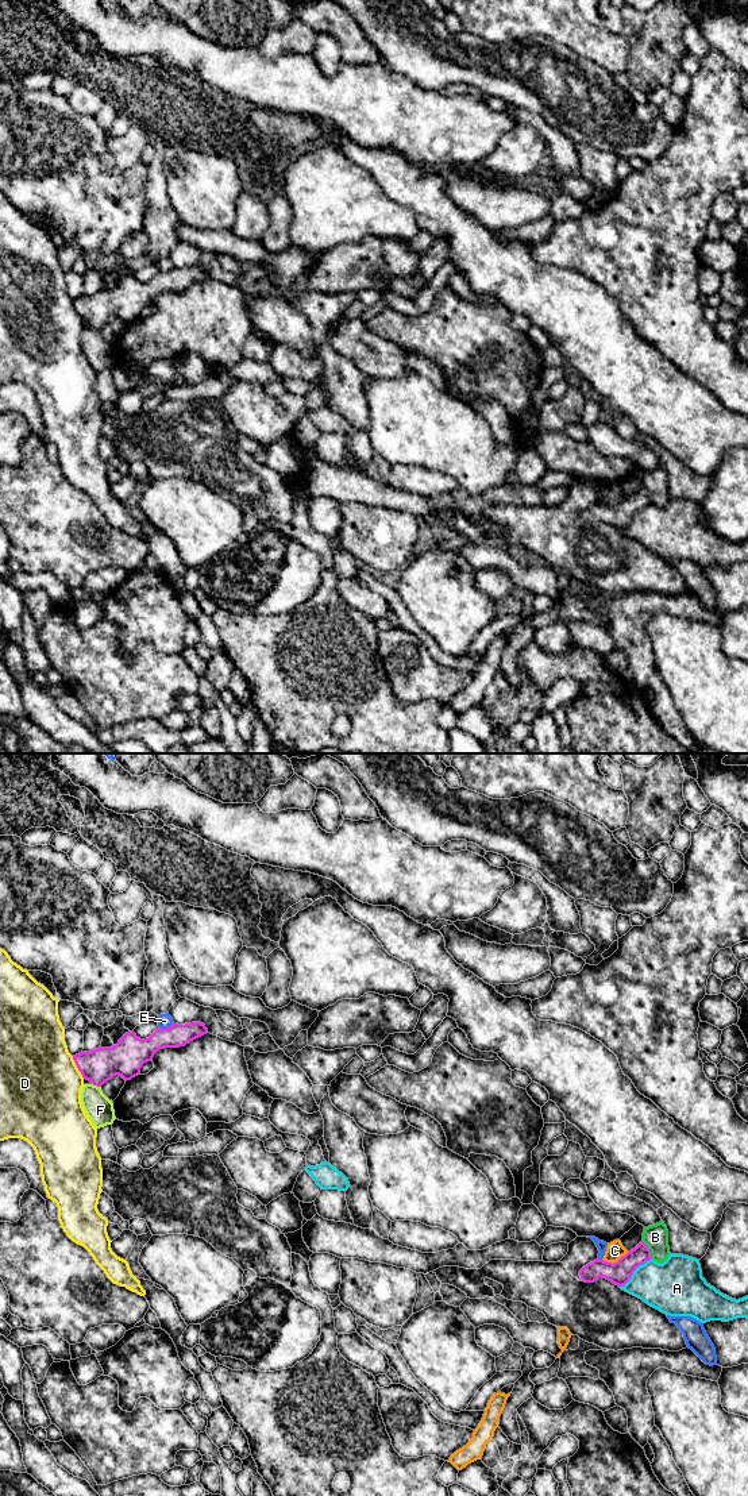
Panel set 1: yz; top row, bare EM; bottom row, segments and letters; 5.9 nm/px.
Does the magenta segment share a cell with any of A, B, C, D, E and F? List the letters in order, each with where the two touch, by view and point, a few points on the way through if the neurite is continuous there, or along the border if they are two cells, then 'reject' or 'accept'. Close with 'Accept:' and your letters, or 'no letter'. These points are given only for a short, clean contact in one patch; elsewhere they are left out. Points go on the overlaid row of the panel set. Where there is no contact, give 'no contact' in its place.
A: yz (633, 1271) | along yz (651, 1257), (620, 1287) | reject
B: yz (648, 1249) | along yz (642, 1241), (652, 1257) | reject
C: yz (615, 1263) | along yz (628, 1252), (613, 1263), (602, 1260) | reject
D: yz (77, 1067) | reject
E: yz (168, 1028) | reject
F: yz (96, 1084) | along yz (92, 1083), (100, 1087) | reject
Accept: no letter

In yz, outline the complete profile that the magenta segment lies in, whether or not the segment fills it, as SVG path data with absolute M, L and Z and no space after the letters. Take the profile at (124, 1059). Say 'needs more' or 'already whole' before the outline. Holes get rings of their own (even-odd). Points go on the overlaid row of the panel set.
already whole | M201 1022L173 1023L167 1029L158 1027L146 1040L140 1040L134 1032L128 1032L116 1045L81 1052L73 1056L73 1060L84 1079L101 1087L116 1075L126 1081L131 1080L140 1075L142 1065L151 1061L159 1049L185 1046L207 1033L208 1029Z

